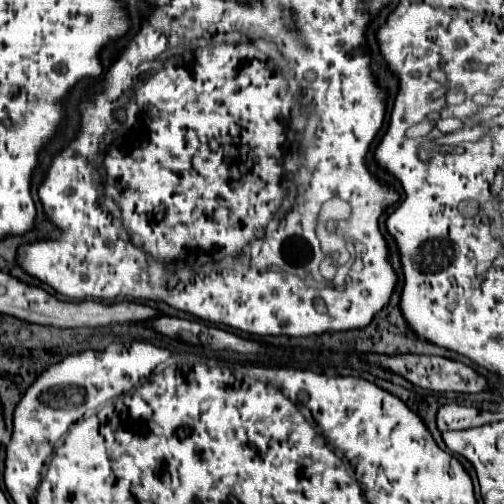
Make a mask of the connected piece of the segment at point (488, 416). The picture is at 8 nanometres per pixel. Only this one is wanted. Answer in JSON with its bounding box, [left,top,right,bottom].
[437,403,497,433]

